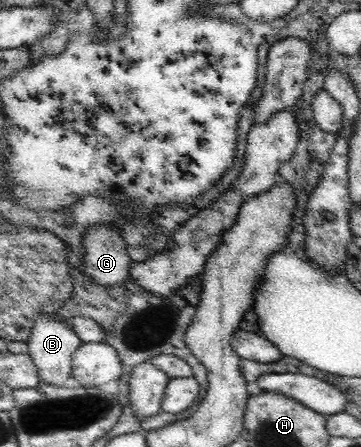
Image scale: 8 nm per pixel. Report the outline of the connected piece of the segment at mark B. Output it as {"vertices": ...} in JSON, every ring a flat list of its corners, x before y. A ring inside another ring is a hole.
{"vertices":[[44,313,36,318,34,326,32,326,27,345,29,355,38,367,41,382,53,384,53,386,65,386,68,383,68,376,72,373,74,351,82,344,80,337,68,322,68,319,59,318,59,316,55,316,55,313]]}

